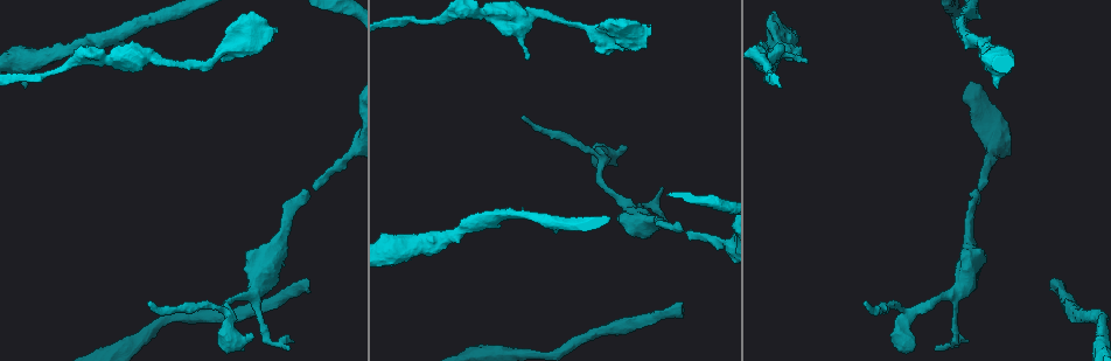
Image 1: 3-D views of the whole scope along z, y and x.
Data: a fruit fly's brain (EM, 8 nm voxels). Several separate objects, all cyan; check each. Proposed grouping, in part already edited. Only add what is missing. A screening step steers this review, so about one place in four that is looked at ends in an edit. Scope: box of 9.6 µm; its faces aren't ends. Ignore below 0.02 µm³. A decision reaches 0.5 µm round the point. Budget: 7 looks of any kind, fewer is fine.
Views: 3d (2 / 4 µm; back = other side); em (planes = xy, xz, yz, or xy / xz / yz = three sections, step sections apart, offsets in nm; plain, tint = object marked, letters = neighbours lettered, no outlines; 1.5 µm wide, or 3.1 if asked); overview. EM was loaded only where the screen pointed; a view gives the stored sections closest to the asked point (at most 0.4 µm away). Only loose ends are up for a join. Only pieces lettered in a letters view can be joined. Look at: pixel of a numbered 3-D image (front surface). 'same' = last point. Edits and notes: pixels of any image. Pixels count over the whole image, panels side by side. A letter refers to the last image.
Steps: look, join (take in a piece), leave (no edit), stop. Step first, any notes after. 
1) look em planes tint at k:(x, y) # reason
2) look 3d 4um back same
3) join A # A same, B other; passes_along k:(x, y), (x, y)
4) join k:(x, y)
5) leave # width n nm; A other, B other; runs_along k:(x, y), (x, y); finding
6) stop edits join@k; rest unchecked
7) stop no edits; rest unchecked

look em yz step 4 tint at 1:(687, 232) # an open end

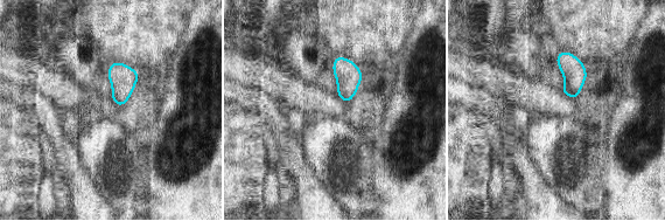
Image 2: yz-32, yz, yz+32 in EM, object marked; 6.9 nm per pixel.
look em xz step 8 letters same

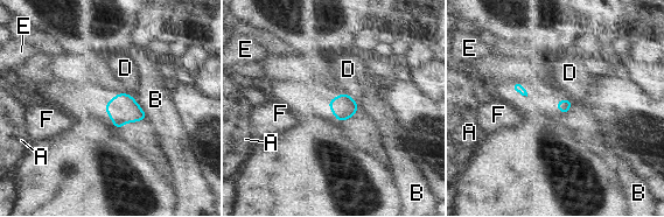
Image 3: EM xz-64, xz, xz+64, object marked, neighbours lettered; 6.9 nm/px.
leave # A other, B other, D other, E other, F other; border 3:(344, 92), (358, 104); no lettered piece goes on from it

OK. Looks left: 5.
look em planes letters at 1:(683, 303) # an open end

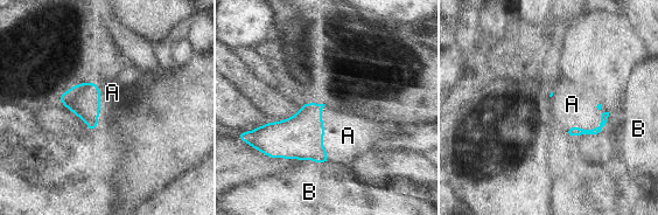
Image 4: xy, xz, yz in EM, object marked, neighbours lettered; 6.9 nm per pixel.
join A # A same, B other; passes_along 4:(300, 137), (323, 133), (348, 136); the neuron continues

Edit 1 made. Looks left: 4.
look overview # see it whole again

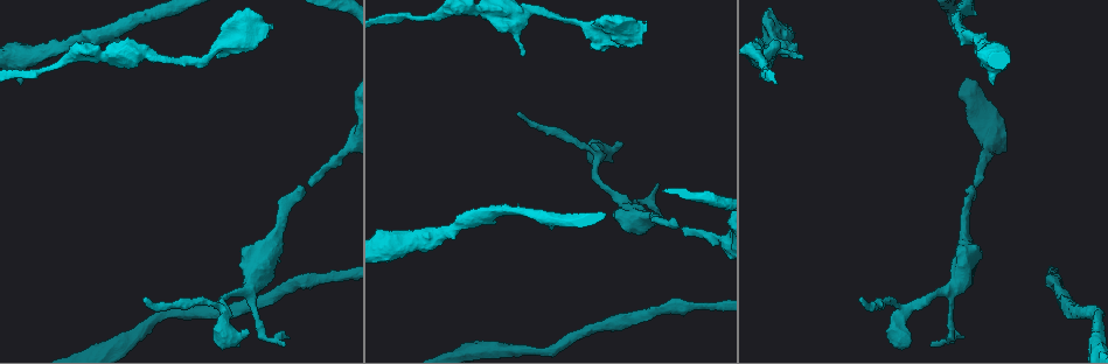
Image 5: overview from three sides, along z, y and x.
look 3d 4um at 5:(20, 83) # free end

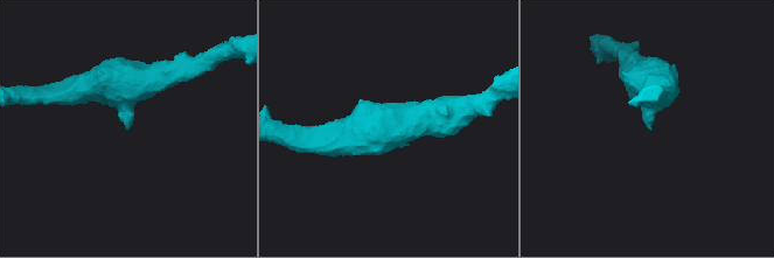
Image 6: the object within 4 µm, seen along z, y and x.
look em planes tint at 6:(126, 129) # need the tissue

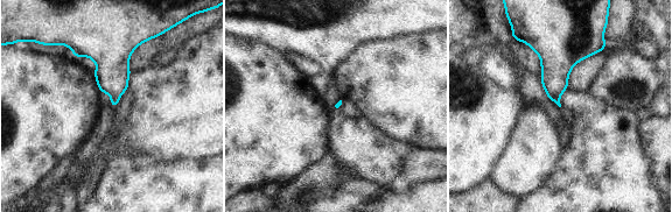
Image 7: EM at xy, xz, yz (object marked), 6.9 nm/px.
look em planes letters same

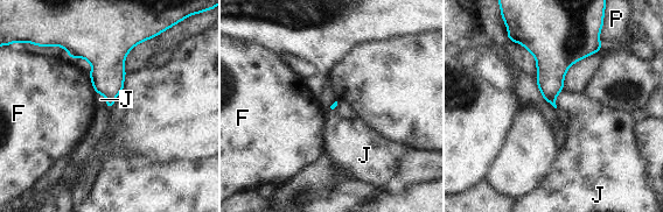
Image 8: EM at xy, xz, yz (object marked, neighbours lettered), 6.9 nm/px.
leave # longest_contact F 140 nm; F other, J other, P other; border 8:(95, 92), (105, 97), (105, 105); no lettered piece goes on from it

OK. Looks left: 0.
stop edits join@4; rest unchecked

